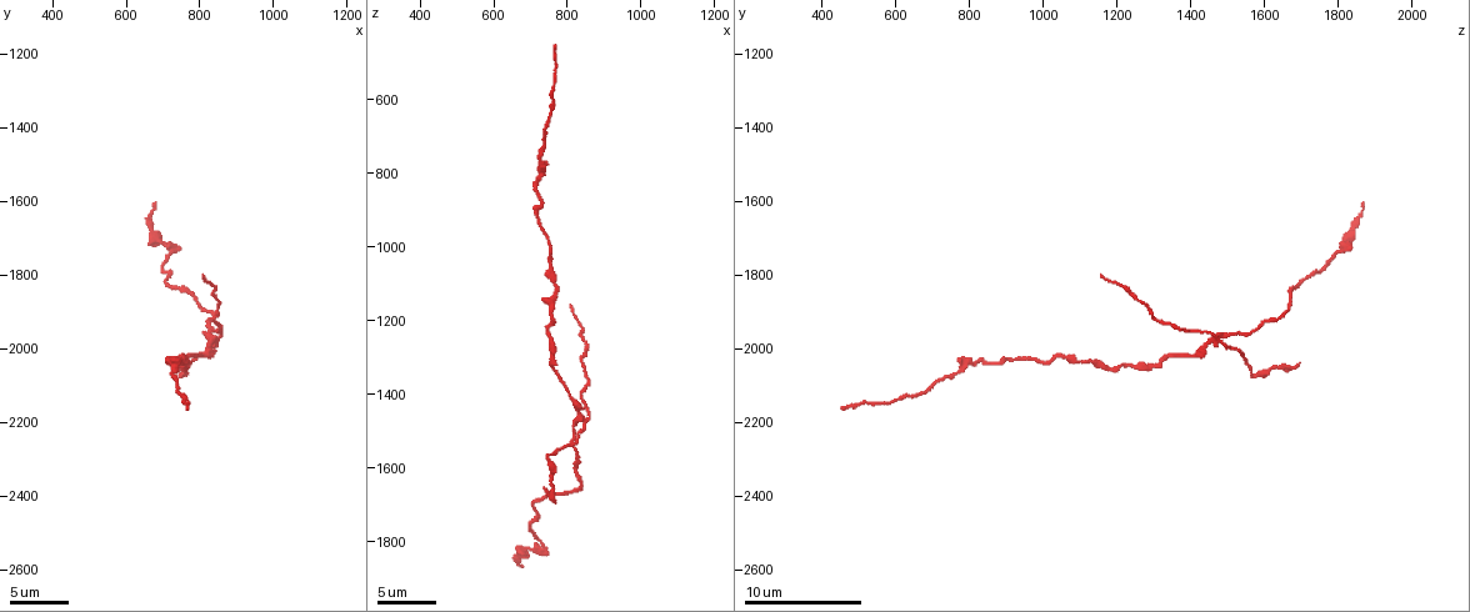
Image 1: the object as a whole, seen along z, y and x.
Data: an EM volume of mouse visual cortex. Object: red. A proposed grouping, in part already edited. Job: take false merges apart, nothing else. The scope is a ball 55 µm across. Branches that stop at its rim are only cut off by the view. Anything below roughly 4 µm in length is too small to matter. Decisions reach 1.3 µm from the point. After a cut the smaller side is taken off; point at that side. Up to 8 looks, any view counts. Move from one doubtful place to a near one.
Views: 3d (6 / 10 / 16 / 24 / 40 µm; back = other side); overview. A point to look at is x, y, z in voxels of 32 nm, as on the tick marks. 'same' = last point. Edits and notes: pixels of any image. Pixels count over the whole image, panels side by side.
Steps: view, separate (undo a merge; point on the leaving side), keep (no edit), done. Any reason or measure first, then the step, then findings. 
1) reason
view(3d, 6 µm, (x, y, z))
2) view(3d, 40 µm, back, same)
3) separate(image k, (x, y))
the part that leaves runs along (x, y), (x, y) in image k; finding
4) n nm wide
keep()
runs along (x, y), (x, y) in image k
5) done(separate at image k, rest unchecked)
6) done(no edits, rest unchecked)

thick turns thin
view(3d, 10 µm, (720, 2040, 830))

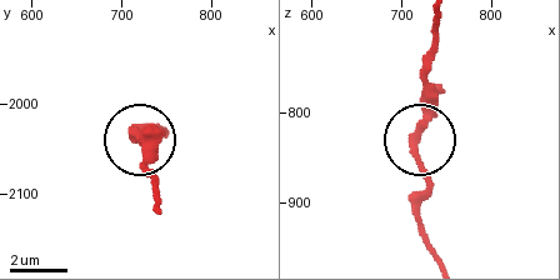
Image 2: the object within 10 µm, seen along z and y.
270 nm wide
keep()
runs along (436, 258), (418, 208), (425, 179), (418, 129), (425, 81) in image 2; continuous, no second neuron

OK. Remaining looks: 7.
view(3d, 10 µm, (770, 2050, 1300))

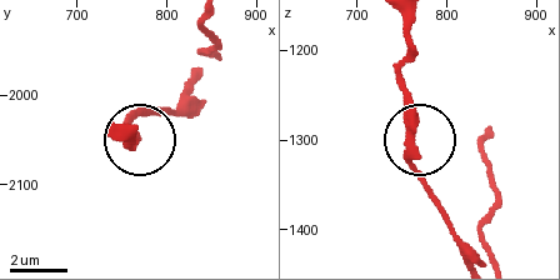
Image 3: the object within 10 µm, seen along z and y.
keep()
runs along (411, 133), (420, 185) in image 3; one neuron here

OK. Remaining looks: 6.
four or more arms meet
view(3d, 10 µm, (840, 1980, 1470))

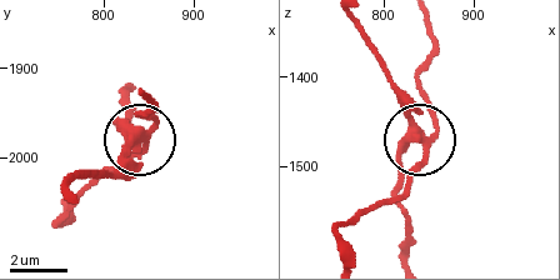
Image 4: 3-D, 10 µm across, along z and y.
4 arms
separate(image 4, (423, 99))
the part that leaves runs along (428, 136), (433, 108), (418, 79), (433, 43), (428, 21) in image 4; two neurons meet here

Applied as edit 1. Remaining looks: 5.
view(overview)

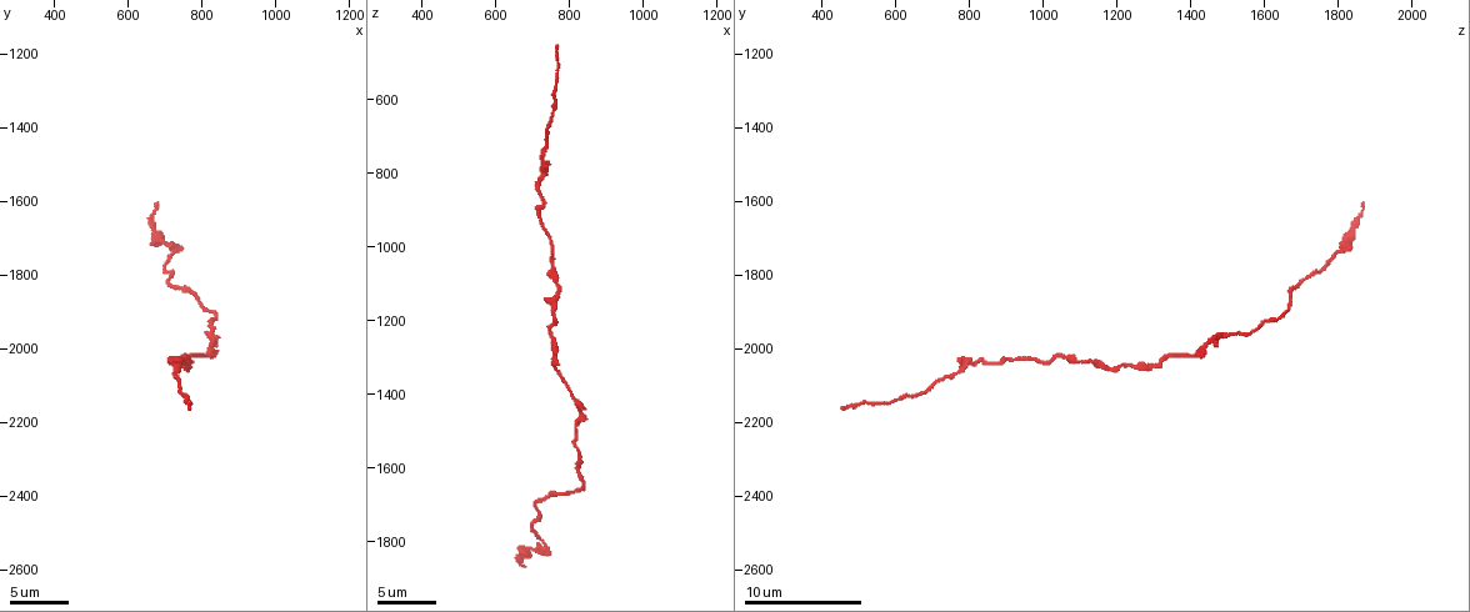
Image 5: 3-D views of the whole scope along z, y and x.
narrows sharply
view(3d, 10 µm, (770, 2030, 1120))

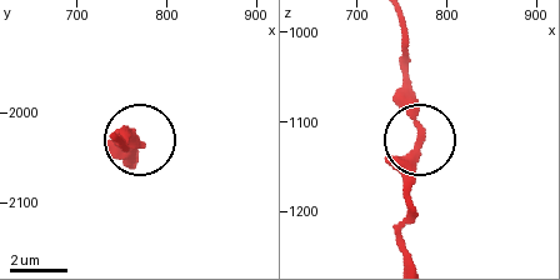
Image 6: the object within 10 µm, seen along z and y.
280 nm wide
keep()
runs along (409, 256), (401, 228), (416, 105), (401, 58) in image 6; one neuron here

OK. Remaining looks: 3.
done(separate at image 4, rest unchecked)

